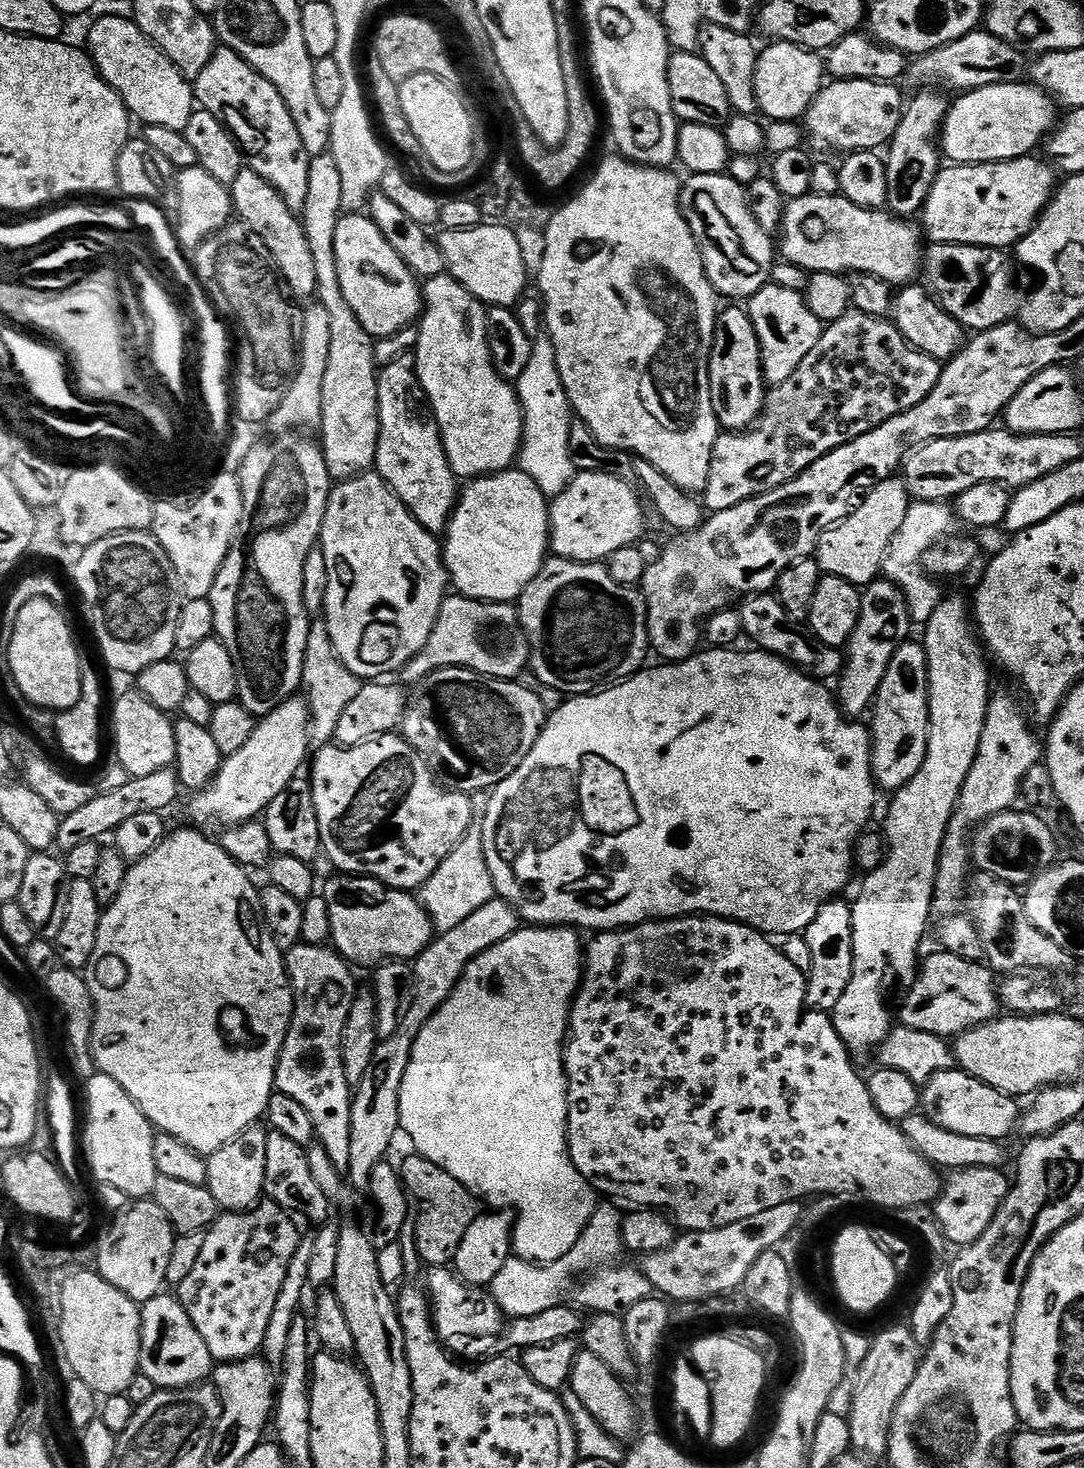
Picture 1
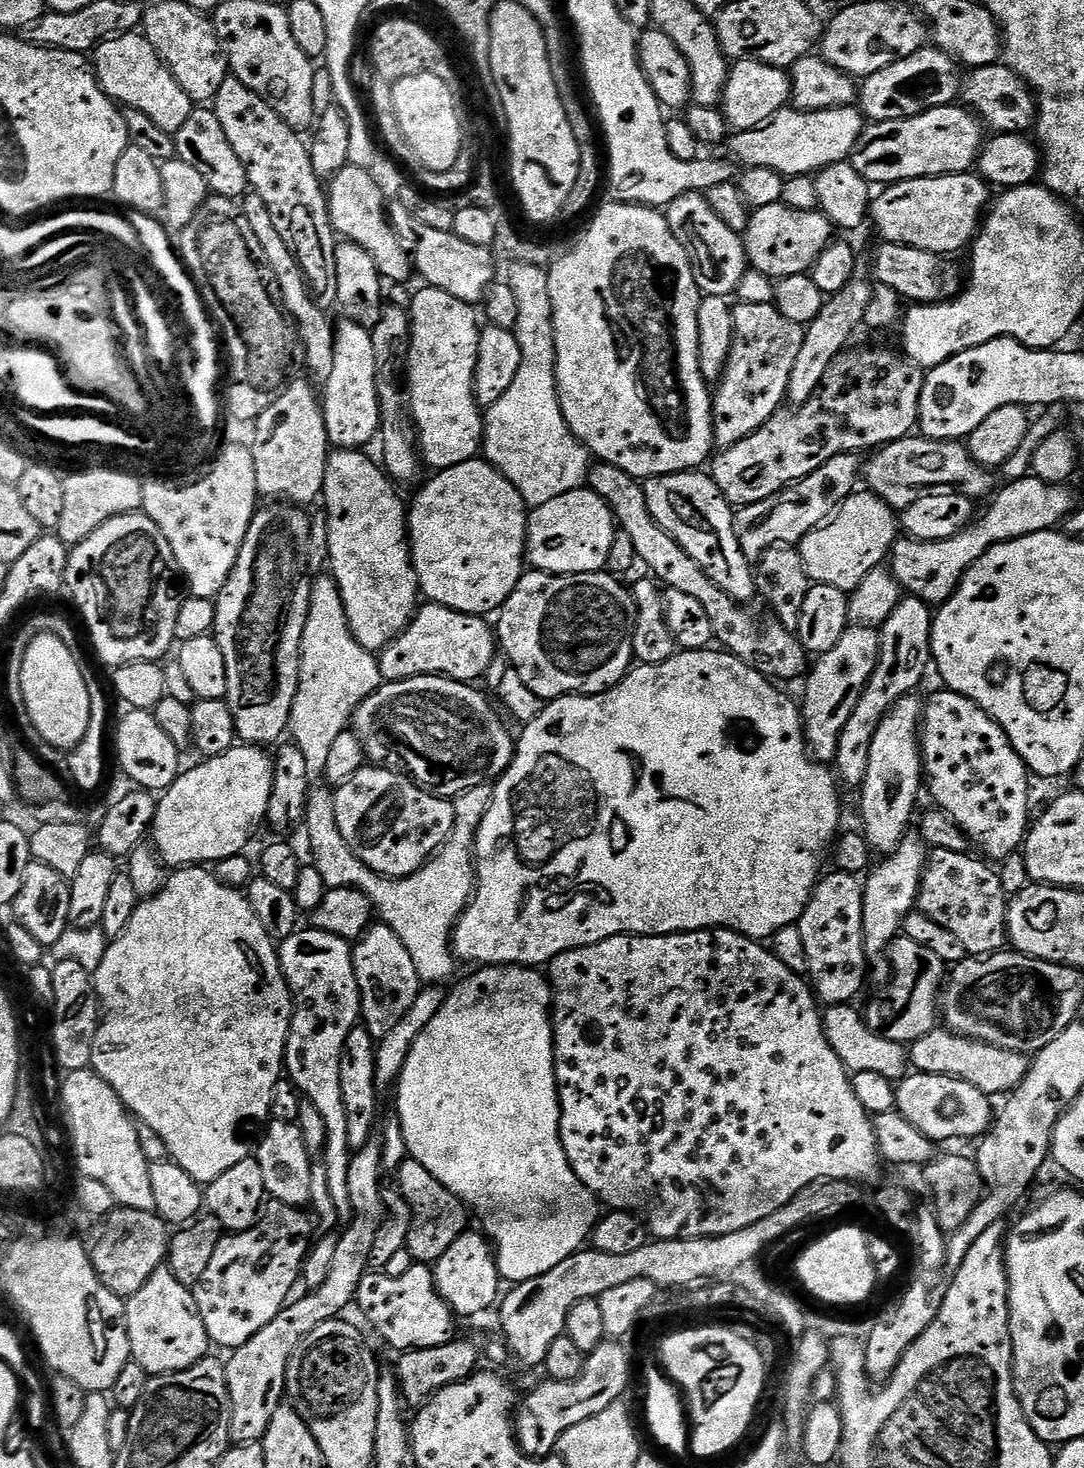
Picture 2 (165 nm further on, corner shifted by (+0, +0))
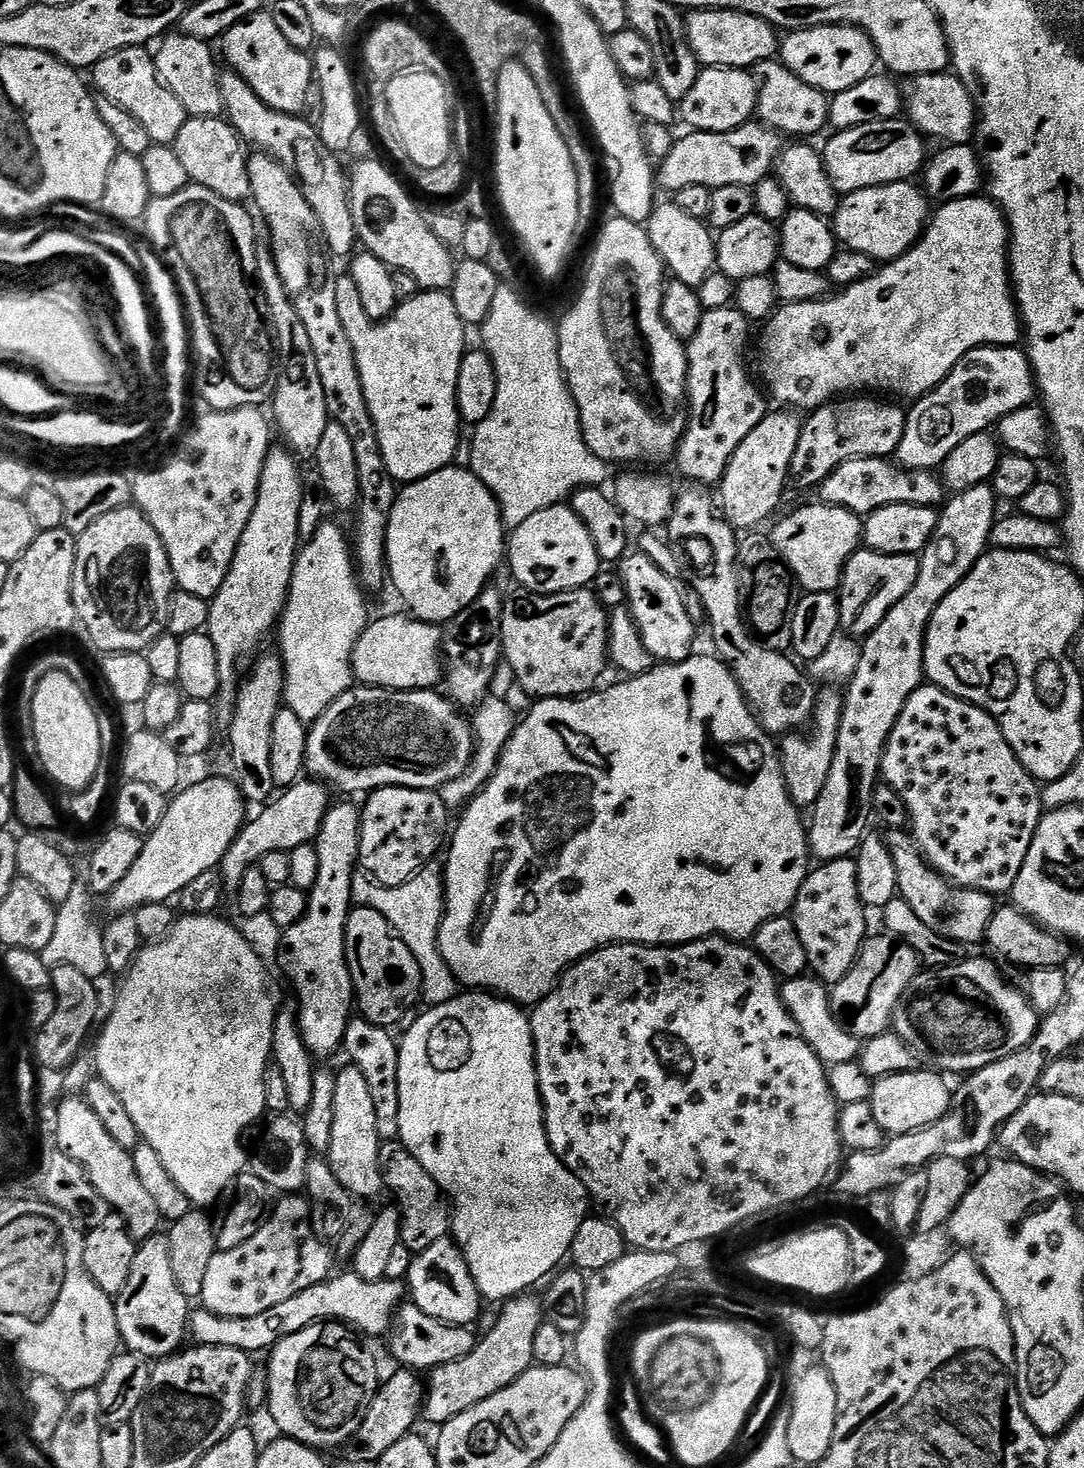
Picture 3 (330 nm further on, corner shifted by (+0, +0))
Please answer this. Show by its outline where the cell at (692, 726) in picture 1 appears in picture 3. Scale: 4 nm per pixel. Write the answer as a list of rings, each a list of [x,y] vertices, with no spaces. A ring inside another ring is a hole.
[[[693,654],[687,660],[677,664],[657,663],[646,674],[624,678],[621,681],[621,684],[616,684],[613,688],[606,689],[605,692],[596,690],[579,698],[537,699],[532,707],[528,709],[523,719],[517,723],[506,750],[500,755],[496,773],[490,778],[490,782],[468,803],[467,808],[463,809],[462,815],[459,817],[459,819],[461,818],[460,825],[457,828],[455,825],[450,836],[450,847],[447,849],[447,852],[449,851],[448,861],[443,861],[442,864],[444,874],[444,921],[440,923],[439,935],[440,952],[461,985],[472,990],[487,990],[493,994],[499,994],[501,997],[521,1006],[535,1006],[552,993],[552,989],[556,987],[565,969],[575,964],[577,960],[582,960],[584,957],[592,955],[593,952],[598,951],[600,948],[607,948],[613,944],[675,946],[689,944],[695,940],[705,940],[708,936],[722,936],[737,942],[748,942],[755,937],[756,931],[768,920],[773,920],[779,916],[788,916],[791,913],[794,902],[798,898],[798,890],[802,890],[802,882],[810,871],[810,863],[808,864],[808,860],[810,861],[808,829],[805,821],[800,821],[800,816],[802,816],[801,809],[792,803],[790,794],[786,790],[786,782],[780,769],[780,753],[777,741],[760,725],[759,720],[756,719],[756,713],[748,707],[748,700],[744,697],[744,691],[740,688],[740,683],[734,678],[734,674],[726,667],[724,661],[715,655],[699,656],[699,654]]]

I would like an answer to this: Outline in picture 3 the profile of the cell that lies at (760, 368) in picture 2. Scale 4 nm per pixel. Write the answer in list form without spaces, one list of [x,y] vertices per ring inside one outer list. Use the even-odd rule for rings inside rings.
[[[735,306],[707,310],[698,330],[687,341],[688,429],[680,439],[674,464],[680,467],[688,482],[700,486],[719,485],[734,450],[742,446],[746,434],[750,434],[766,414],[765,393],[760,393],[748,377],[748,364],[744,361],[748,352],[748,327],[748,317]]]

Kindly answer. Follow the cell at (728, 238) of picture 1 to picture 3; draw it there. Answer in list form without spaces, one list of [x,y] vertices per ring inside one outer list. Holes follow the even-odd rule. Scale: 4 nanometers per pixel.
[[[675,202],[657,203],[652,209],[652,217],[647,220],[648,237],[664,260],[664,267],[675,279],[697,289],[717,267],[716,240],[709,225],[698,218],[690,218]]]

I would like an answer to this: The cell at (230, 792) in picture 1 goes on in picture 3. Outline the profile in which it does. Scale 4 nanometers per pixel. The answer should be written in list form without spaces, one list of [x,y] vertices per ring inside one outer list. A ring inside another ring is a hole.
[[[212,776],[209,780],[200,780],[197,784],[181,787],[171,797],[166,814],[162,822],[154,831],[149,832],[145,841],[142,854],[138,854],[138,862],[130,866],[130,874],[118,882],[116,889],[107,893],[109,913],[132,912],[147,904],[162,904],[179,897],[184,887],[188,886],[194,878],[201,877],[206,871],[219,869],[222,858],[230,850],[230,846],[236,840],[237,834],[246,823],[244,816],[246,801],[244,795],[238,790],[238,786],[231,779],[220,776]]]

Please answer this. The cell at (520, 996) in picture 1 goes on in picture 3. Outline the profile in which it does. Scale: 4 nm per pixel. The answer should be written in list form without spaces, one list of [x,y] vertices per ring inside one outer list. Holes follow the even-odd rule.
[[[468,990],[445,1004],[429,1007],[424,1011],[426,1012],[409,1026],[404,1040],[402,1038],[399,1041],[398,1089],[401,1109],[398,1113],[398,1139],[408,1147],[410,1154],[414,1154],[414,1158],[418,1158],[418,1162],[422,1162],[422,1166],[426,1166],[426,1170],[437,1180],[447,1199],[454,1205],[450,1232],[459,1244],[460,1251],[464,1253],[481,1297],[485,1301],[504,1302],[532,1290],[543,1276],[551,1277],[564,1264],[563,1260],[571,1253],[578,1226],[582,1226],[582,1222],[590,1215],[590,1197],[581,1180],[556,1157],[544,1129],[544,1101],[540,1098],[540,1083],[536,1077],[536,1047],[532,1041],[529,1013],[521,1005],[487,990]]]

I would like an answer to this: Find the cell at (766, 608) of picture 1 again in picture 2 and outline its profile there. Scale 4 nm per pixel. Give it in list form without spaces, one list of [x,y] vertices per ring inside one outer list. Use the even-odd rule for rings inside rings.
[[[596,462],[589,467],[586,484],[612,507],[617,525],[623,532],[630,534],[637,561],[641,565],[645,564],[653,572],[649,573],[665,589],[682,590],[682,594],[690,594],[690,598],[702,602],[706,614],[710,614],[715,643],[723,651],[757,668],[773,682],[799,681],[809,671],[810,653],[804,649],[795,632],[786,630],[786,626],[782,626],[782,622],[778,622],[771,614],[765,615],[765,620],[759,624],[754,613],[747,612],[743,603],[732,600],[730,594],[722,591],[704,573],[702,566],[698,566],[698,562],[694,562],[694,558],[690,558],[690,554],[686,554],[686,550],[682,550],[682,546],[678,546],[678,542],[674,542],[674,538],[670,538],[670,534],[666,534],[666,530],[654,522],[650,506],[646,506],[646,494],[641,481],[626,474],[626,470],[618,470],[618,466]]]

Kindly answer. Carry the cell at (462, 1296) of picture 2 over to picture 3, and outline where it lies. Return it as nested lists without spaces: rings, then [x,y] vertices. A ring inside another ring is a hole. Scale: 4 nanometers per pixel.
[[[445,1238],[434,1242],[434,1246],[430,1246],[413,1259],[406,1277],[406,1288],[410,1293],[411,1303],[416,1304],[417,1307],[432,1318],[440,1319],[442,1323],[446,1324],[474,1325],[476,1315],[480,1312],[480,1304],[482,1305],[480,1291],[476,1289],[476,1279],[470,1274],[468,1263],[466,1262],[464,1253],[460,1251],[459,1244],[452,1238]]]

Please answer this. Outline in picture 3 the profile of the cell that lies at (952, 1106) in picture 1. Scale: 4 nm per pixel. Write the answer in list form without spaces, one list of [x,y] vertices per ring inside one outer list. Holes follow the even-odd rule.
[[[939,1071],[903,1072],[893,1076],[884,1076],[875,1081],[872,1086],[871,1106],[874,1110],[874,1118],[878,1118],[878,1126],[889,1137],[910,1134],[914,1130],[920,1130],[922,1126],[930,1126],[938,1122],[953,1107],[954,1092],[943,1075]]]

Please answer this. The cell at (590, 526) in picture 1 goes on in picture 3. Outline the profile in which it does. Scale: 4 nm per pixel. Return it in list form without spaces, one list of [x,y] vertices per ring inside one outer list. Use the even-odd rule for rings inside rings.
[[[564,504],[538,510],[538,514],[530,514],[522,526],[511,529],[506,544],[506,564],[512,567],[513,578],[524,587],[521,589],[547,596],[591,585],[602,567],[590,530],[586,530],[576,511]]]

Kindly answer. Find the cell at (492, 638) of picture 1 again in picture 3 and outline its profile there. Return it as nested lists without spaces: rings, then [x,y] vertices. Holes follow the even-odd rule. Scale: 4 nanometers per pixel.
[[[411,614],[403,615],[384,616],[381,620],[373,619],[358,638],[352,655],[352,674],[361,685],[370,688],[389,688],[395,692],[419,692],[435,689],[439,680],[441,683],[446,672],[446,660],[442,655],[446,636],[441,625],[428,624]]]

